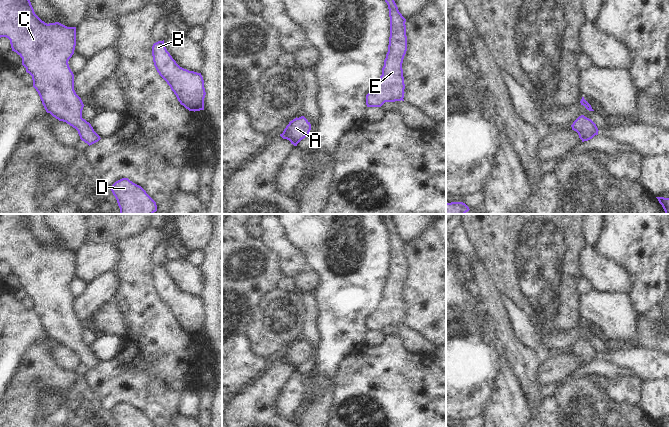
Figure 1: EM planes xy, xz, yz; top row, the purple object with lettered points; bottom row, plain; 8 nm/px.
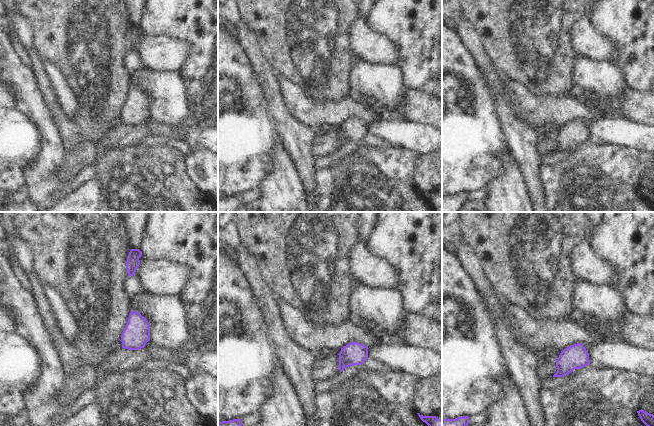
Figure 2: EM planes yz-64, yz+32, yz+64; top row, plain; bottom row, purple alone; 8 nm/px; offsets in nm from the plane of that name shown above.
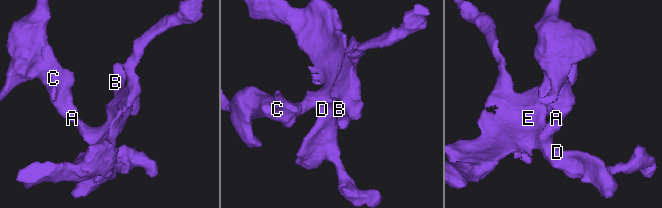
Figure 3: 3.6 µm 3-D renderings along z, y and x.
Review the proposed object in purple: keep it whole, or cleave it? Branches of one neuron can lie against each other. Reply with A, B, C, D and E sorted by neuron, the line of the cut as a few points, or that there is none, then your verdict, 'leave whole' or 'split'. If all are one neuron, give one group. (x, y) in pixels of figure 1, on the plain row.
A B C D E | no cut | leave whole

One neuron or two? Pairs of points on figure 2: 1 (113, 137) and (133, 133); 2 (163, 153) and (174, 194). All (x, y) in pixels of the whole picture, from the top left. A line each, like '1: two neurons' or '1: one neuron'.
1: one neuron
2: one neuron

